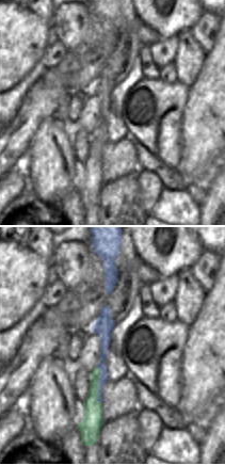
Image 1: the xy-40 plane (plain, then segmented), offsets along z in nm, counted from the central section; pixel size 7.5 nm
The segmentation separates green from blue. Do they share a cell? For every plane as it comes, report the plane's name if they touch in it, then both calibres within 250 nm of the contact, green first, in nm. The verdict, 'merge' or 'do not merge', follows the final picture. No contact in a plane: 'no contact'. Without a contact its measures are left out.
contact in xy-40; calibres 140 and 70 nm

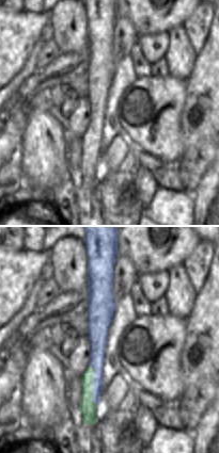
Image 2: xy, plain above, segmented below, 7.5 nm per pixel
contact in xy; calibres 120 and 110 nm

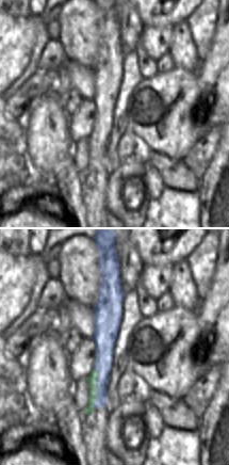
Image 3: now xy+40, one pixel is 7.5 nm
contact in xy+40; calibres 70 and 130 nm

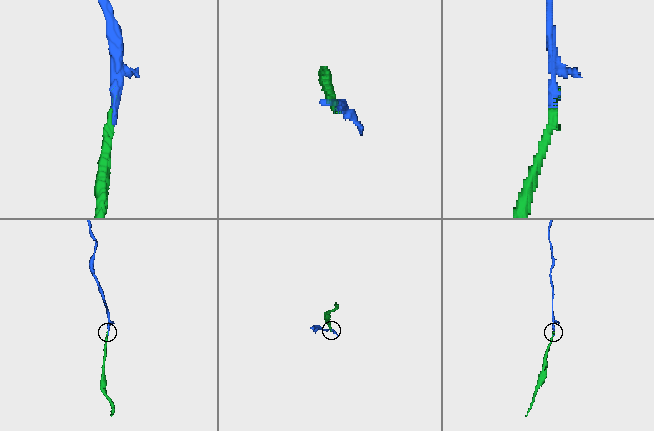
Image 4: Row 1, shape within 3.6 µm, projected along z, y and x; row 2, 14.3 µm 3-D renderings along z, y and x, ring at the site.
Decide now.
do not merge

